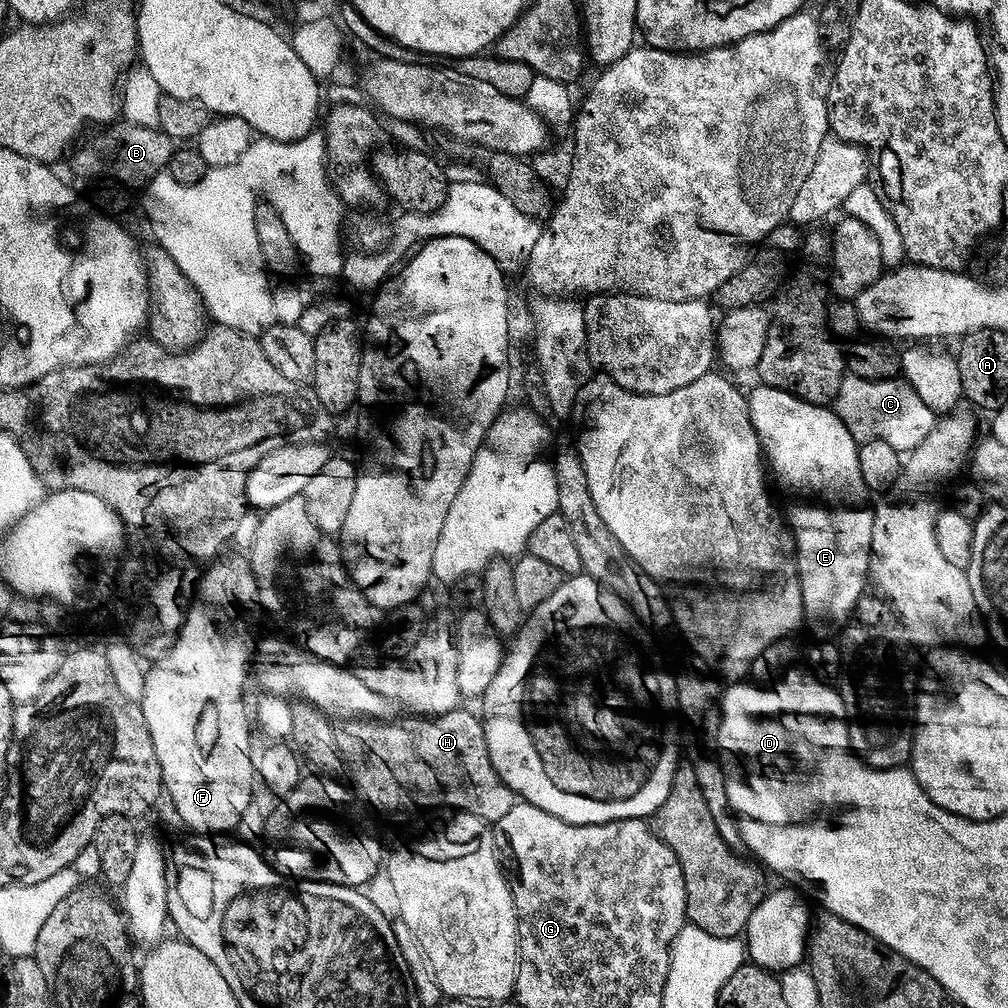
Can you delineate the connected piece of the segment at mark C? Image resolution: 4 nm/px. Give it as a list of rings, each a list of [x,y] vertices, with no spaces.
[[[845,375],[843,382],[840,384],[839,403],[844,403],[844,408],[856,420],[868,424],[869,433],[875,434],[879,439],[890,442],[902,454],[911,453],[916,447],[924,441],[932,425],[936,423],[937,413],[931,412],[930,409],[914,394],[914,390],[909,386],[907,380],[903,378],[893,378],[891,380],[867,380],[861,376]]]

